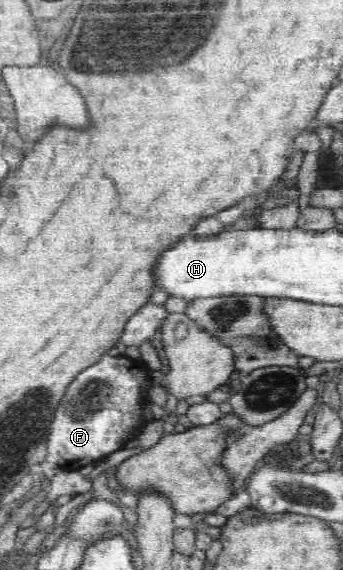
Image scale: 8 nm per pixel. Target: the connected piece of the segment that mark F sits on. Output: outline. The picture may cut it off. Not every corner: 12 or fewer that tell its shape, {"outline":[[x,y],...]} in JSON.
{"outline":[[104,354],[68,386],[45,460],[87,471],[142,430],[142,360]]}

